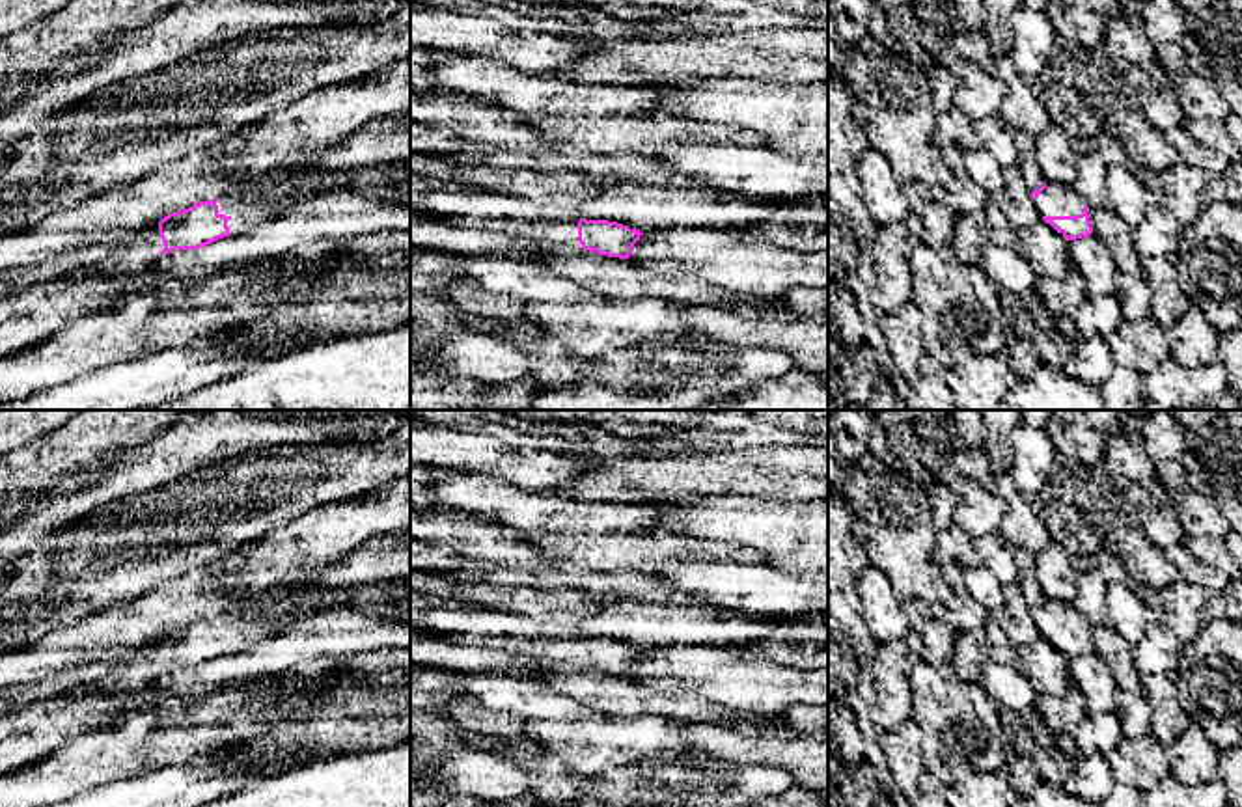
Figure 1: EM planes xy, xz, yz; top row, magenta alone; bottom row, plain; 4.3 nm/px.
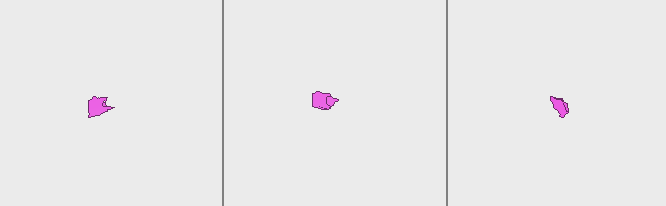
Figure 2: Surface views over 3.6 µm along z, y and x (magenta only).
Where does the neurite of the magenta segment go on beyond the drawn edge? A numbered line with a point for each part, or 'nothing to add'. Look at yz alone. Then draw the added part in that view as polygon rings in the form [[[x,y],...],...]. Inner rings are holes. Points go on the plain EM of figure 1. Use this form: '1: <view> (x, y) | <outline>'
1: yz (1056, 617) | [[[1046,600],[1046,606],[1039,611],[1035,624],[1039,634],[1076,634],[1083,630],[1085,617],[1076,608],[1061,600]]]

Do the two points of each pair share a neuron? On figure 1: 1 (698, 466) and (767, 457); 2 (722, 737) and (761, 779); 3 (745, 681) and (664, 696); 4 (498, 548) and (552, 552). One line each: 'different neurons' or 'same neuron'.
1: same neuron
2: different neurons
3: different neurons
4: different neurons

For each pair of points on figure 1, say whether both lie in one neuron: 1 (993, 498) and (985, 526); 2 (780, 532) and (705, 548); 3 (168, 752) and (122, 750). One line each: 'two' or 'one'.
1: one
2: two
3: one

